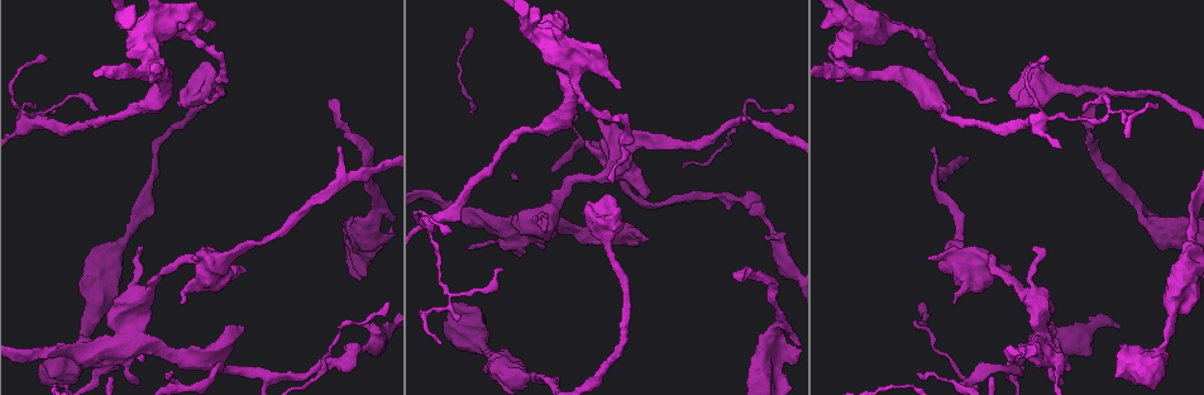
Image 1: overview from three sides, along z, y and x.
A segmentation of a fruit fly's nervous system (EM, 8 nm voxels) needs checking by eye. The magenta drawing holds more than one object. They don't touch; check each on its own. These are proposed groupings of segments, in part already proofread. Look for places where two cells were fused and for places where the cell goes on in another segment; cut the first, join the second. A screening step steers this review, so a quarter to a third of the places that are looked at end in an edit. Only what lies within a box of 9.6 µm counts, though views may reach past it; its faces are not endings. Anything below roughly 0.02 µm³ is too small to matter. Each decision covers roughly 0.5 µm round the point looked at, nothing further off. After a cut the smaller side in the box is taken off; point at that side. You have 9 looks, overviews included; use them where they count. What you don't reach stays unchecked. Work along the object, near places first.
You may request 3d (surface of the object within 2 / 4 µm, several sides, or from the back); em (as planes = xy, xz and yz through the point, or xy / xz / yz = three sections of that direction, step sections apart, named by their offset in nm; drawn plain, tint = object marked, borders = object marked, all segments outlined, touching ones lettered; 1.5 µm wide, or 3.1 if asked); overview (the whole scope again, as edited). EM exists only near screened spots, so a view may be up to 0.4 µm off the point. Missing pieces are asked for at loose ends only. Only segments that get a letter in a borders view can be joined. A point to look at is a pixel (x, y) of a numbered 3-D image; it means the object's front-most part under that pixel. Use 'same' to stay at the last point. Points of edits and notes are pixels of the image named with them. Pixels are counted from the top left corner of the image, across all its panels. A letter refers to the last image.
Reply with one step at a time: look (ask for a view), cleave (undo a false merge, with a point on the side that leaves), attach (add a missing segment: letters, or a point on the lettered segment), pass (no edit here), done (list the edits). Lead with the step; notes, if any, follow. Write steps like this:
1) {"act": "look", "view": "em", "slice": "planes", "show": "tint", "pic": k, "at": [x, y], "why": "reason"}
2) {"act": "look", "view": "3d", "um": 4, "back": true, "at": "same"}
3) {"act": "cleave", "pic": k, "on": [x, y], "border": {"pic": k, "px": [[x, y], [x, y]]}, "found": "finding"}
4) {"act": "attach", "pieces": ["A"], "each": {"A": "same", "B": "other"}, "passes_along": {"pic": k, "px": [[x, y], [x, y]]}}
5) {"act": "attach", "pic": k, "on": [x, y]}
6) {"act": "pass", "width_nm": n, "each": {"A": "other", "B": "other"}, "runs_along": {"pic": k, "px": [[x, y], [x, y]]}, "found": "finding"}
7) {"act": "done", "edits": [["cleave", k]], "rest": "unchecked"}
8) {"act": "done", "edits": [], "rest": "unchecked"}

{"act": "look", "view": "em", "slice": "planes", "show": "borders", "pic": 1, "at": [99, 365], "why": "sudden change in width"}

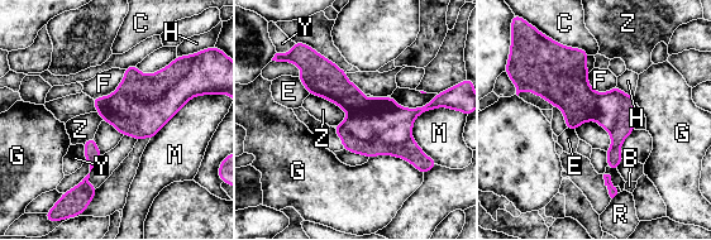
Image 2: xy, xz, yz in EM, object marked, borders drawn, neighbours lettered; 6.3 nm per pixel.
{"act": "cleave", "pic": 2, "on": [143, 87], "longest_contact_nm": ["G", 360], "each": {"B": "other", "C": "other", "E": "other", "F": "other", "G": "other", "H": "other", "M": "other", "R": "other", "Y": "other", "Z": "other"}, "part_leaving": {"pic": 2, "px": [[308, 61], [354, 102], [394, 105]]}, "found": "a second cell is stuck on"}

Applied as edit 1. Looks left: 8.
{"act": "look", "view": "3d", "um": 4, "pic": 1, "at": [1018, 106], "why": "free end"}

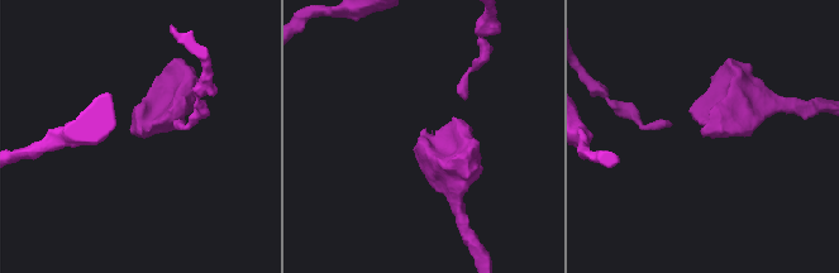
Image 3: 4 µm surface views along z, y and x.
{"act": "look", "view": "em", "slice": "planes", "show": "borders", "pic": 3, "at": [421, 132]}

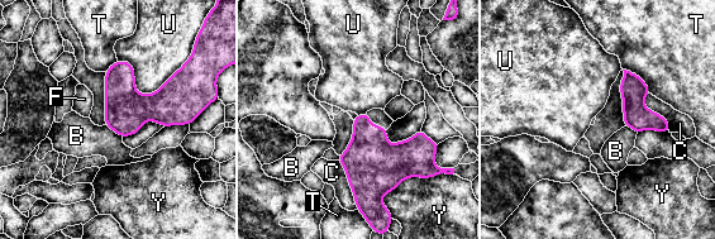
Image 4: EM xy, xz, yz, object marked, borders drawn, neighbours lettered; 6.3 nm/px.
{"act": "pass", "longest_contact_nm": ["U", 420], "each": {"B": "other", "C": "other", "F": "other", "T": "other", "U": "other", "Y": "other"}, "border": {"pic": 4, "px": [[118, 60], [142, 94], [181, 67]]}, "found": "no lettered segment goes on from it"}

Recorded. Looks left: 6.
{"act": "done", "edits": [["cleave", 2]], "rest": "unchecked"}

